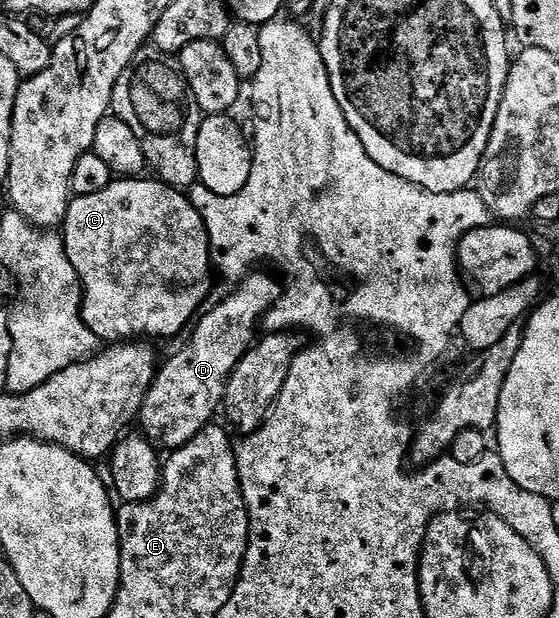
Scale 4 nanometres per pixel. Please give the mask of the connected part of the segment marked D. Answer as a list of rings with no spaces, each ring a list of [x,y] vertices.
[[[258,272],[247,273],[239,281],[243,282],[215,310],[207,309],[197,319],[196,325],[189,331],[191,334],[190,339],[186,342],[186,347],[179,354],[172,355],[167,362],[165,359],[161,363],[158,373],[154,375],[154,383],[150,385],[142,401],[140,423],[142,422],[141,433],[159,447],[177,448],[183,446],[188,440],[192,440],[192,436],[196,436],[205,426],[209,426],[215,421],[214,413],[219,413],[226,385],[236,368],[236,364],[254,345],[256,335],[259,333],[259,331],[257,332],[258,326],[260,330],[266,313],[273,308],[274,301],[278,299],[280,293],[279,283],[277,286],[268,275],[254,273]]]

